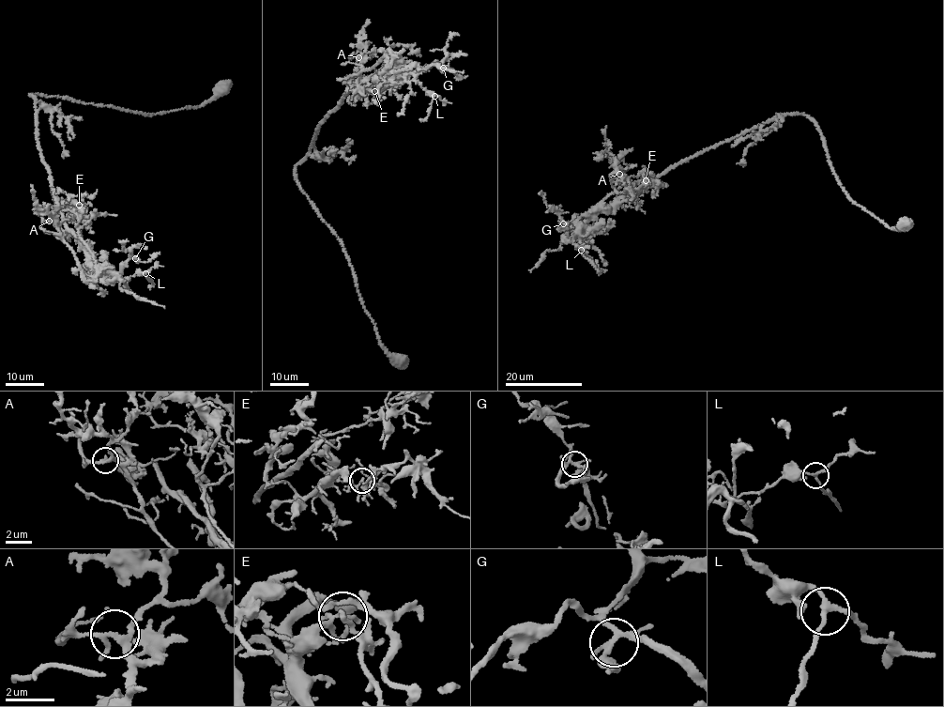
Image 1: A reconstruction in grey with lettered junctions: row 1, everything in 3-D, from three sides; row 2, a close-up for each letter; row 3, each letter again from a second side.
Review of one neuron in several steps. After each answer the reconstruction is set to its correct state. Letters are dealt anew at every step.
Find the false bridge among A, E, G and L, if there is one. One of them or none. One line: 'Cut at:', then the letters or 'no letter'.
Cut at: E

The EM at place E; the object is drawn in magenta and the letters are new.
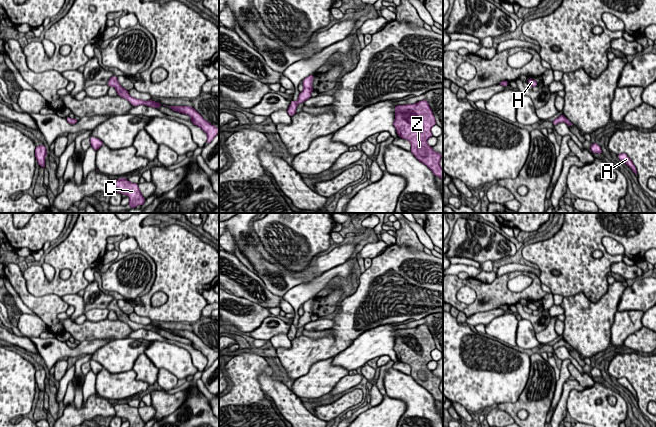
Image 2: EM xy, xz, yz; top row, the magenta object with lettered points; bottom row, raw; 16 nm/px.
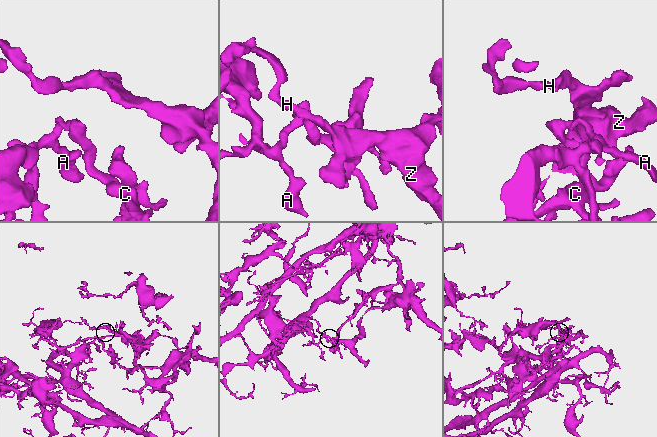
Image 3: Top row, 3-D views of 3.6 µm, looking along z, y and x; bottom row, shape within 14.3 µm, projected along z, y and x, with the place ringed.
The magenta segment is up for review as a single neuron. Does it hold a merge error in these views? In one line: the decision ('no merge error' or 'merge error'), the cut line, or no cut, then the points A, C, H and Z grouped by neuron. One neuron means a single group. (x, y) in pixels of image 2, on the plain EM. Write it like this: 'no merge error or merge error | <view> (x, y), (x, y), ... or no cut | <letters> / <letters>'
merge error | xz (291, 326), (297, 328) | A / C H Z

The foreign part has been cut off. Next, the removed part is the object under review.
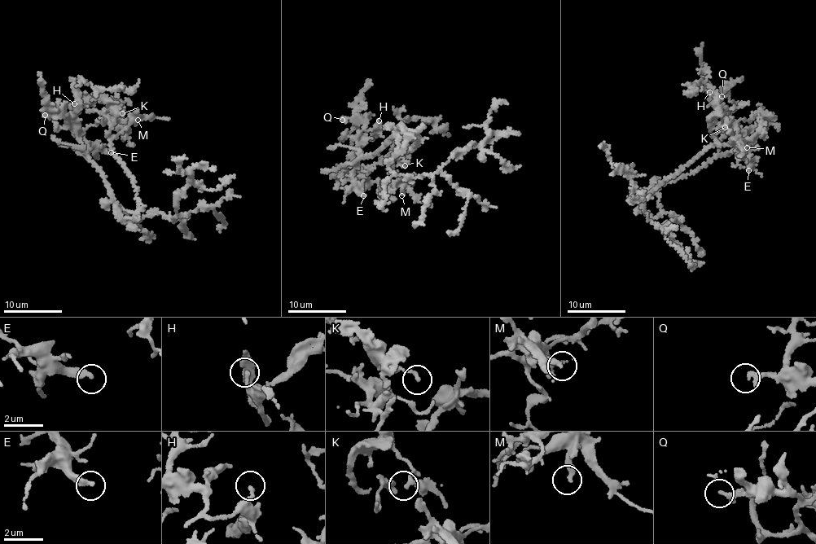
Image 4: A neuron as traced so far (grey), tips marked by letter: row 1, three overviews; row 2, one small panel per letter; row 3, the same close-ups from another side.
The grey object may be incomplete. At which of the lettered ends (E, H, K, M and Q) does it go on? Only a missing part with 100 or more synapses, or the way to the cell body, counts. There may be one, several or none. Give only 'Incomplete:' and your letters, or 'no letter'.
Incomplete: no letter

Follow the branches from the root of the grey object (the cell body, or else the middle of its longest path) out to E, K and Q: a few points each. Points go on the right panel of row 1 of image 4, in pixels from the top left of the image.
E: (650, 198), (667, 183), (693, 173), (710, 159), (734, 149), (743, 152), (748, 170)
K: (650, 198), (647, 199), (646, 196), (716, 141), (708, 120), (719, 114), (726, 119), (725, 127)
Q: (650, 198), (667, 183), (693, 173), (717, 154), (725, 123), (718, 107), (712, 101), (721, 96)

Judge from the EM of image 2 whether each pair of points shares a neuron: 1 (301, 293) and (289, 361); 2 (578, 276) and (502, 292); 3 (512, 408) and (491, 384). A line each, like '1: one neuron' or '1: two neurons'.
1: two neurons
2: two neurons
3: two neurons

